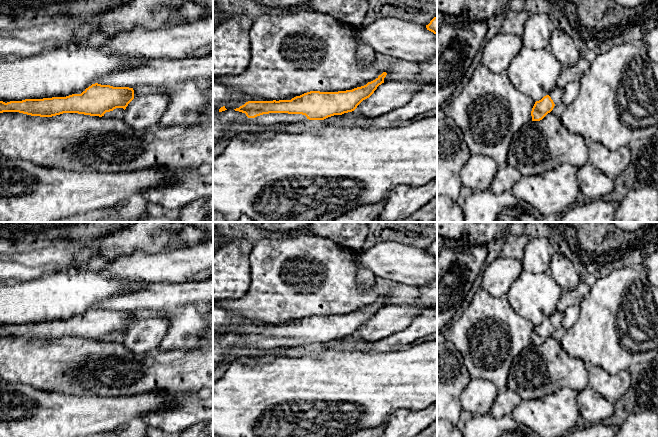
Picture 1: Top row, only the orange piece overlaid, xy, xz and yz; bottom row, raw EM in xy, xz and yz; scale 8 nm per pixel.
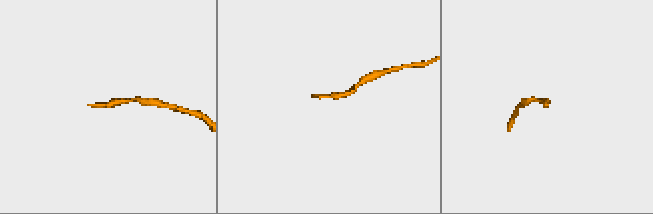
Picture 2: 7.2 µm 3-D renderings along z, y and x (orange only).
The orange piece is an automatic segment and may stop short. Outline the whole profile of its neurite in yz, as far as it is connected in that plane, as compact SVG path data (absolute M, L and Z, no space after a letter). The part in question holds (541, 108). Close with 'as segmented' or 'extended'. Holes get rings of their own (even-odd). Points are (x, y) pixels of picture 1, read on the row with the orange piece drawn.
M556 87L549 95L536 101L531 111L532 121L542 120L553 110L555 105L562 103L562 95L563 88Z; extended

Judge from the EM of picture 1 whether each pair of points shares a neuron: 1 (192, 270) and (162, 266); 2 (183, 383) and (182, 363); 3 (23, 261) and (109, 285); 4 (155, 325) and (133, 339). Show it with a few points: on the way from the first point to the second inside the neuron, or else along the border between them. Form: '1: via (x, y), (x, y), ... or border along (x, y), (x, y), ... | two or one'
1: via (185, 266), (169, 266) | one
2: via (184, 378), (182, 368) | one
3: border along (76, 269), (49, 273), (37, 277) | two
4: via (150, 330), (138, 338) | one

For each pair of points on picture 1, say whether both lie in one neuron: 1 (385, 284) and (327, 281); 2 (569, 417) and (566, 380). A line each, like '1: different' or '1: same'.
1: same
2: different

